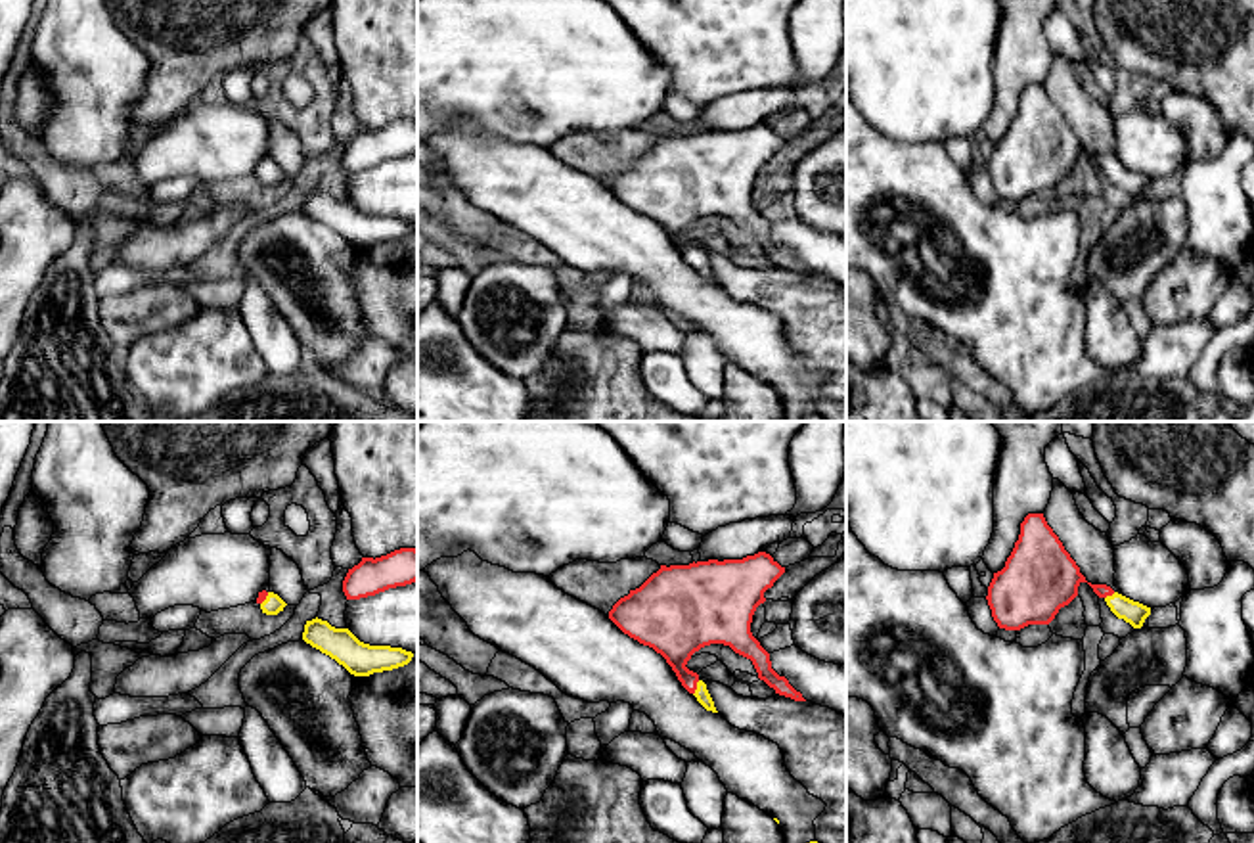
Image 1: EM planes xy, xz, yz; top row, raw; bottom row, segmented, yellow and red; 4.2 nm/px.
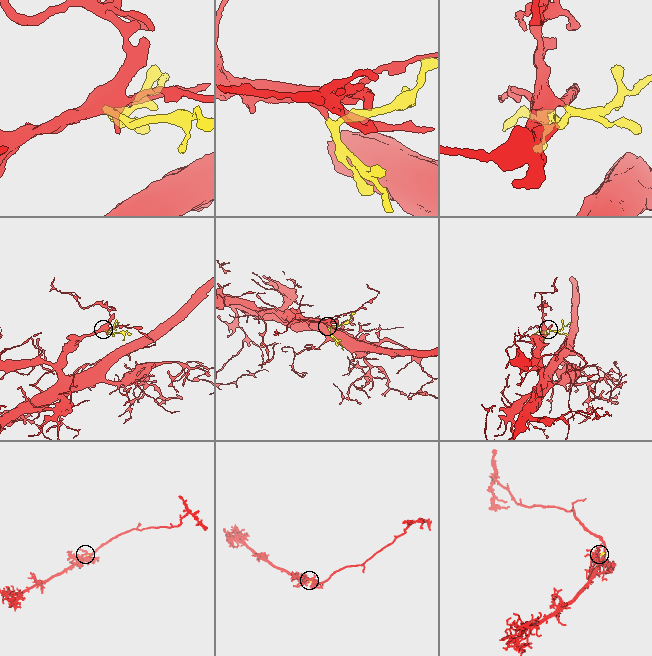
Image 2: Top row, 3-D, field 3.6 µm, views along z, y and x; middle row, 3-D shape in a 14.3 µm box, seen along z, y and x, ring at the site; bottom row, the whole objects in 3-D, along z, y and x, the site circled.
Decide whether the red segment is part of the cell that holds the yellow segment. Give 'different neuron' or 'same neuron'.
same neuron

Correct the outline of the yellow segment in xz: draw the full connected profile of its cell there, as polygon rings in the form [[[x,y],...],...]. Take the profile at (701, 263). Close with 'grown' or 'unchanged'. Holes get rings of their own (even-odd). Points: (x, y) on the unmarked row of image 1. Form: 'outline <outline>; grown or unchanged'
outline [[[766,123],[743,130],[661,136],[613,176],[609,190],[624,205],[661,224],[706,282],[718,284],[706,255],[685,236],[710,215],[729,216],[750,230],[758,249],[775,264],[806,272],[772,239],[770,224],[750,203],[752,186],[766,172],[764,163],[783,144],[785,138]]]; grown

